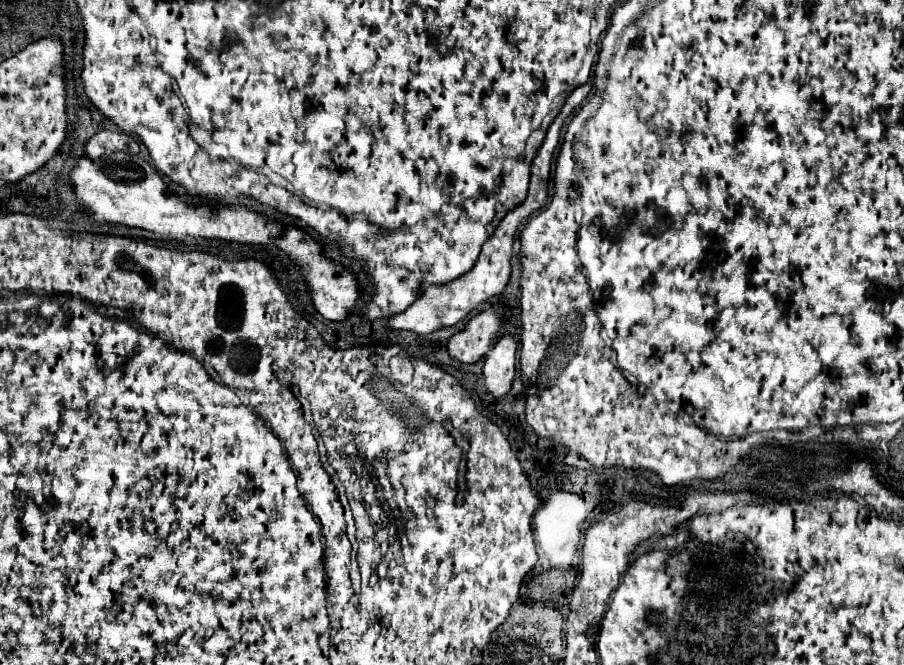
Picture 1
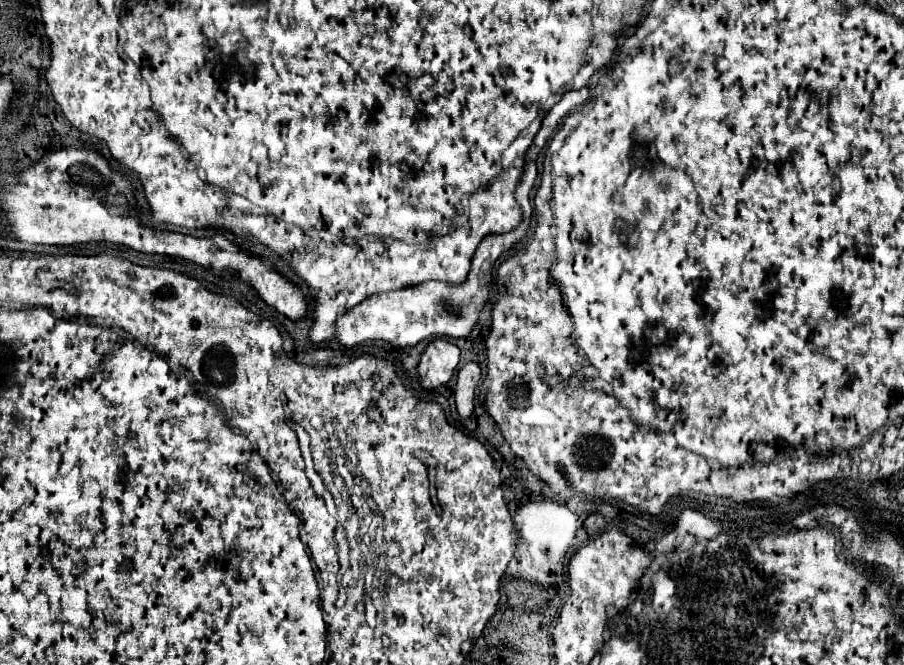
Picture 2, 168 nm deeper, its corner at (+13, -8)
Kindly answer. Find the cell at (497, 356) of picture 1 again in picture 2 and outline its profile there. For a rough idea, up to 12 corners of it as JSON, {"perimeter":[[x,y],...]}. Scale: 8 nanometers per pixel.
{"perimeter":[[475,362],[457,374],[457,414],[473,412],[481,370]]}

